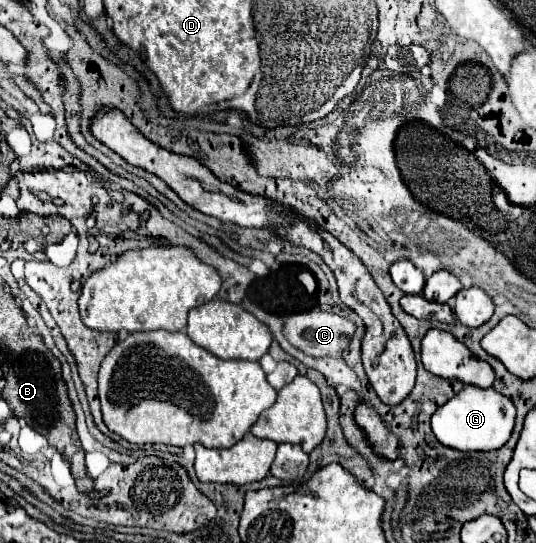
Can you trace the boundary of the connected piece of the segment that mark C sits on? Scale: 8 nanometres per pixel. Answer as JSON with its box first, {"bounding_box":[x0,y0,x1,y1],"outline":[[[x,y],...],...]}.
{"bounding_box":[284,307,354,357],"outline":[[[318,307],[288,315],[284,321],[284,337],[312,357],[338,357],[354,331],[352,321],[336,313],[318,311]]]}

